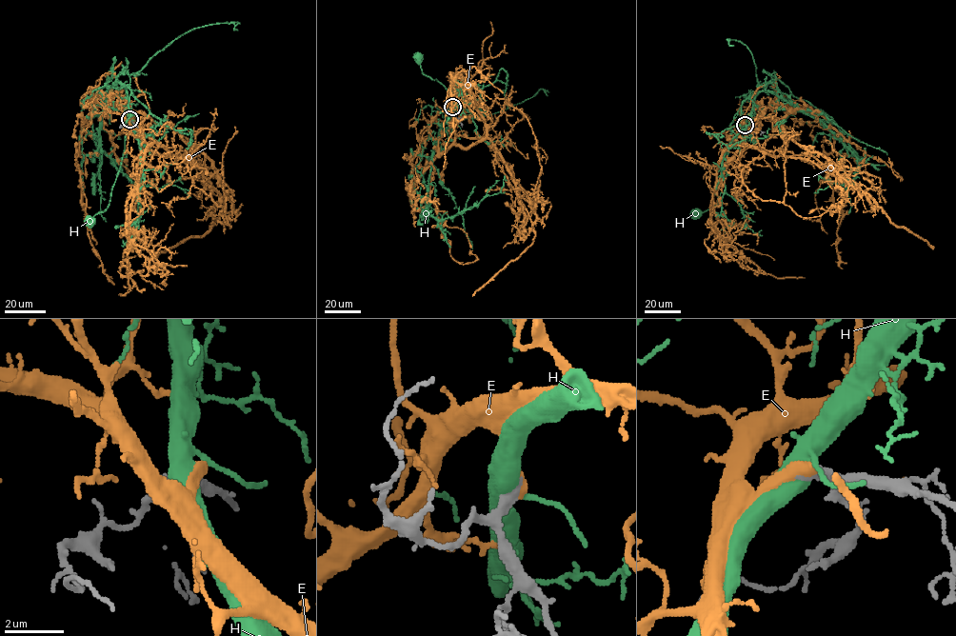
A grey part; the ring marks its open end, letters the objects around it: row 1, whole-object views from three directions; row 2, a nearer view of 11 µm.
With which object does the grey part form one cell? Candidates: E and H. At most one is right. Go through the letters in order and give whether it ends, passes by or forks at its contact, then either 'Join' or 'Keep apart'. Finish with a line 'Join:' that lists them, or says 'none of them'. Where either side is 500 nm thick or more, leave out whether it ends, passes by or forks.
E: It ends there. Join
H: It forks there. Keep apart
Join: E

